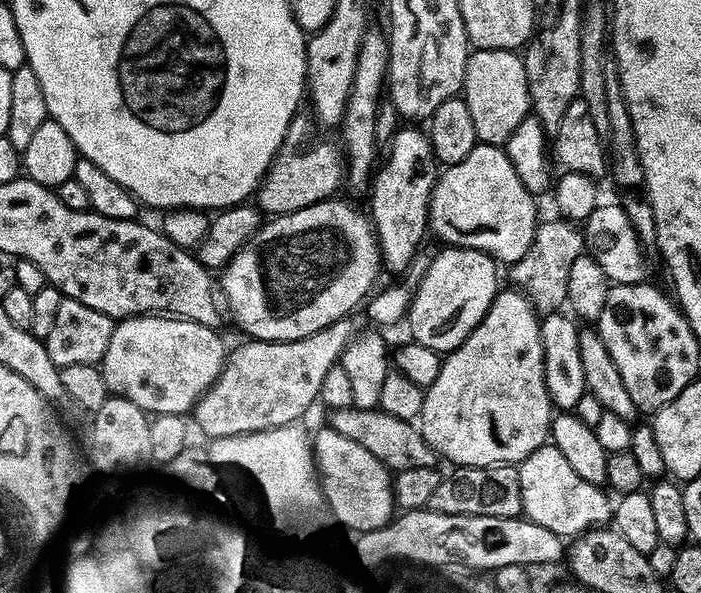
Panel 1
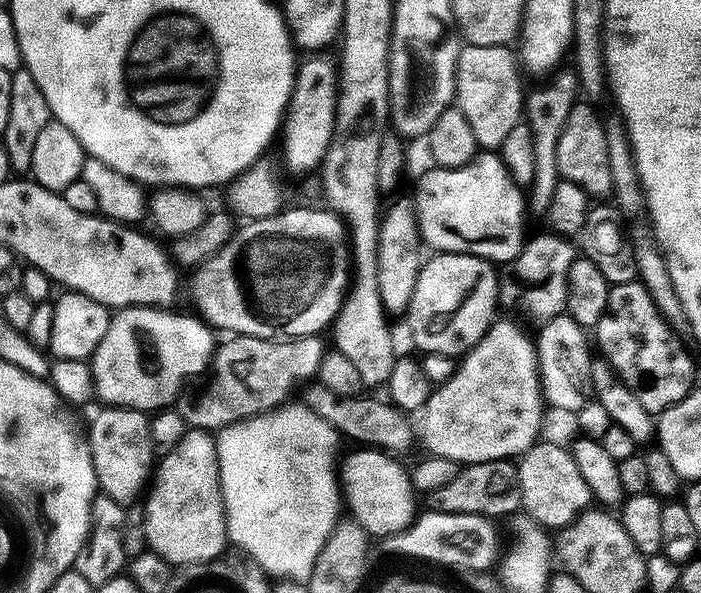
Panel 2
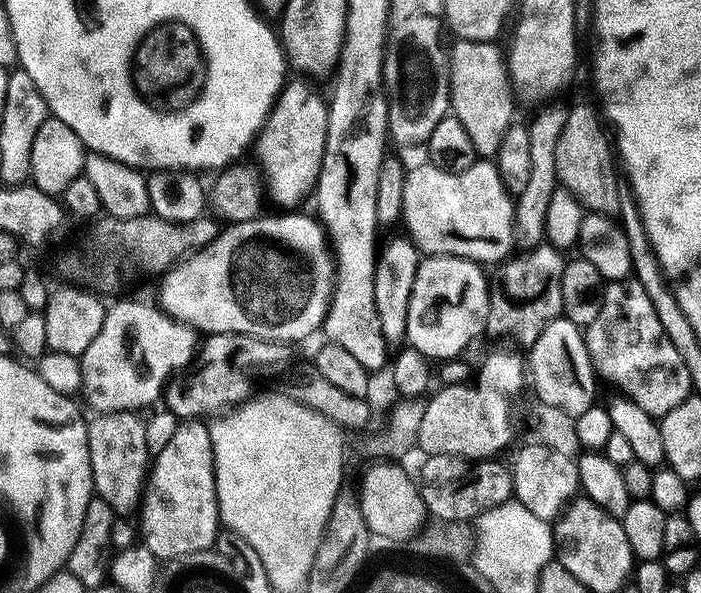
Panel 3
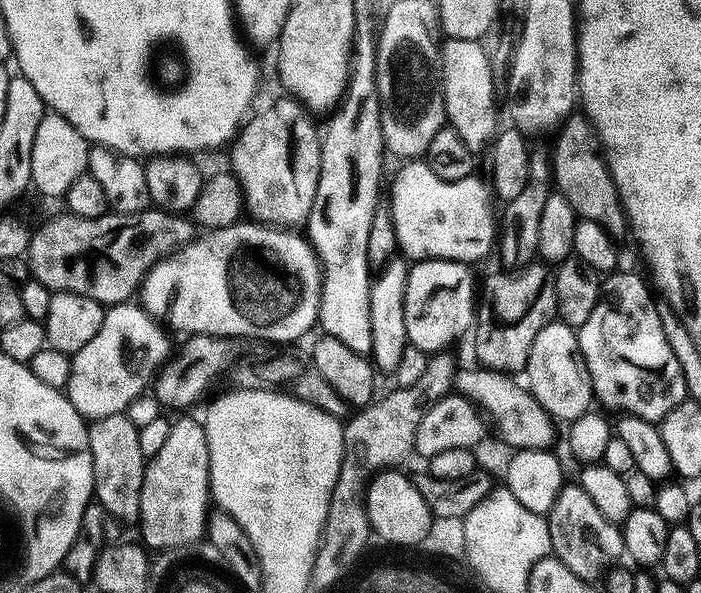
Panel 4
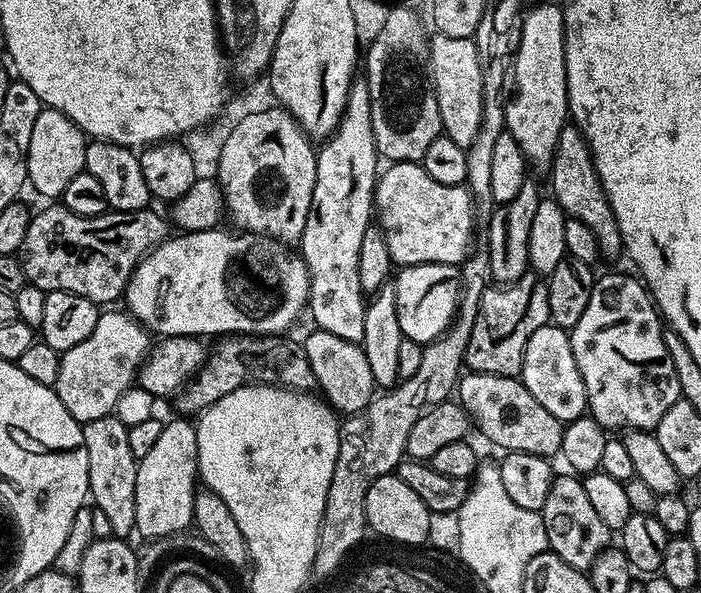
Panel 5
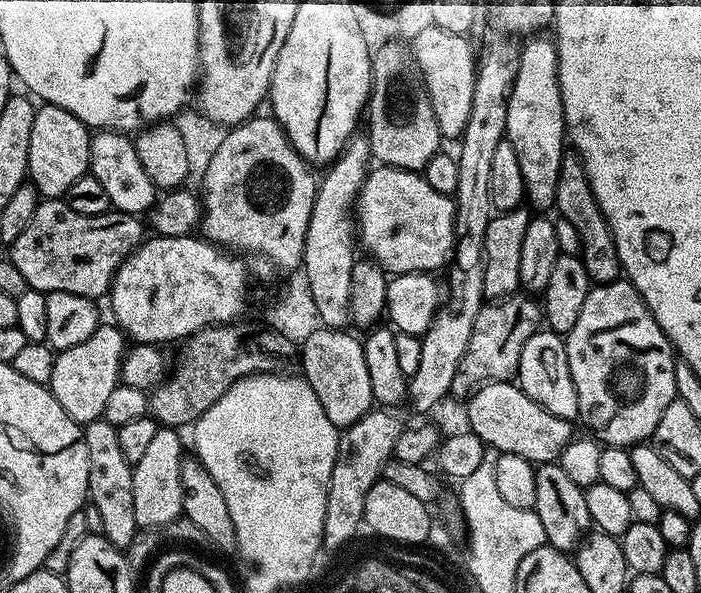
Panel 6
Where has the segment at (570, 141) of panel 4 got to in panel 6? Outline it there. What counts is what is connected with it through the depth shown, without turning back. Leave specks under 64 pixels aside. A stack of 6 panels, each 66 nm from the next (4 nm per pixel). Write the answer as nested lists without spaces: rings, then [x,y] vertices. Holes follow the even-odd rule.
[[[565,155],[561,162],[554,208],[560,211],[559,219],[570,222],[580,235],[582,259],[586,270],[592,268],[592,272],[588,276],[592,279],[593,285],[607,284],[609,280],[617,279],[621,275],[622,269],[616,253],[616,243],[612,237],[608,219],[602,214],[594,196],[594,190],[588,181],[588,172],[584,169],[584,161],[580,159],[579,155]]]

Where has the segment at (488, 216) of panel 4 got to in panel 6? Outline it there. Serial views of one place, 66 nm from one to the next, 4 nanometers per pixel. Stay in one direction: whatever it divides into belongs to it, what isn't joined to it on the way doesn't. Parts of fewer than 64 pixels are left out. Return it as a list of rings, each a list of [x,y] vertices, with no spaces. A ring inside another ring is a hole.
[[[376,166],[369,171],[354,209],[358,217],[358,240],[369,248],[370,256],[388,274],[401,272],[435,273],[448,260],[452,252],[452,239],[458,230],[457,201],[451,195],[439,193],[430,186],[420,172],[407,172],[405,168]]]

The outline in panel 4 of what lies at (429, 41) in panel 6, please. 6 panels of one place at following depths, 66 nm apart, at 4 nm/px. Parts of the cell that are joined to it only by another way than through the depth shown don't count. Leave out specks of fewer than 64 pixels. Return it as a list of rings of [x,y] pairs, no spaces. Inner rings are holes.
[[[454,40],[443,41],[440,48],[440,75],[444,90],[444,114],[447,123],[457,132],[458,138],[466,144],[473,154],[489,147],[490,141],[498,131],[496,124],[496,80],[492,77],[492,60],[483,48],[480,40]]]

